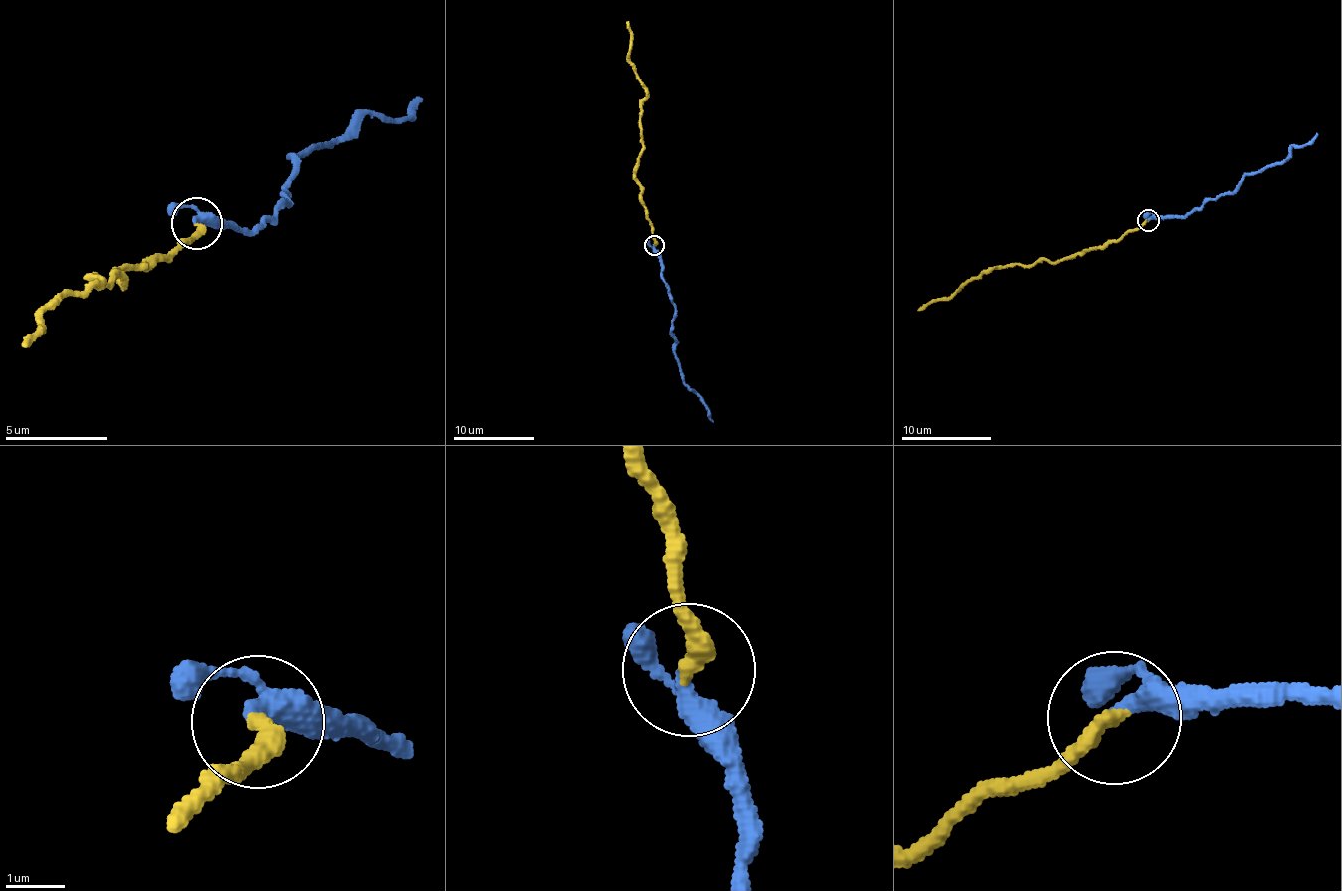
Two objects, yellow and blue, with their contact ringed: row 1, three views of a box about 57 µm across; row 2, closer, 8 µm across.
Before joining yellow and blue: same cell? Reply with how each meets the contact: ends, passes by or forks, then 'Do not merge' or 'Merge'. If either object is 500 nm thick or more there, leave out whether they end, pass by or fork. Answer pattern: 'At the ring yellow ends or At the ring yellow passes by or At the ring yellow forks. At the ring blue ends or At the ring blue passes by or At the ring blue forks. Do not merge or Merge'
At the ring yellow ends. At the ring blue passes by. Merge

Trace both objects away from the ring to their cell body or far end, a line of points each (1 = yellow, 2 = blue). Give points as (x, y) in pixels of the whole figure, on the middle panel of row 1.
1: (653, 245), (641, 185), (634, 174), (642, 149), (639, 103), (646, 86), (631, 61), (627, 21)
2: (653, 245), (669, 297), (674, 304), (673, 345), (682, 381), (697, 394), (713, 421)

